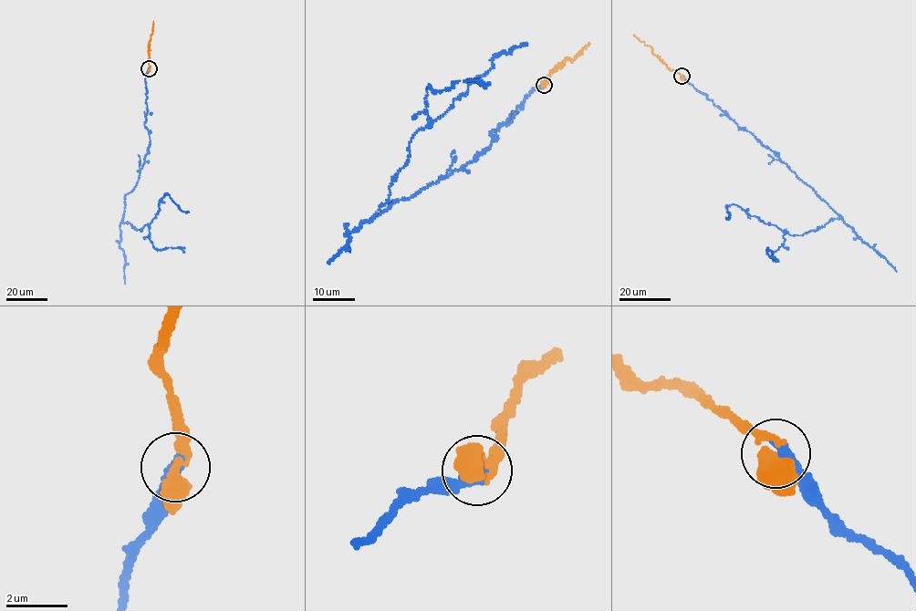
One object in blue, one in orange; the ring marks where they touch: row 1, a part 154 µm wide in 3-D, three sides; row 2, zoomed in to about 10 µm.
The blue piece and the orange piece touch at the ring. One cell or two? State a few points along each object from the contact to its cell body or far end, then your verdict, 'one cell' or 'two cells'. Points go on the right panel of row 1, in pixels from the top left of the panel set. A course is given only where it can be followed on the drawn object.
course blue (682, 76), (773, 151), (840, 218), (796, 235), (733, 204), (726, 207), (730, 213), (725, 218); course orange (681, 76), (671, 70), (652, 52), (651, 48), (633, 34); one cell

